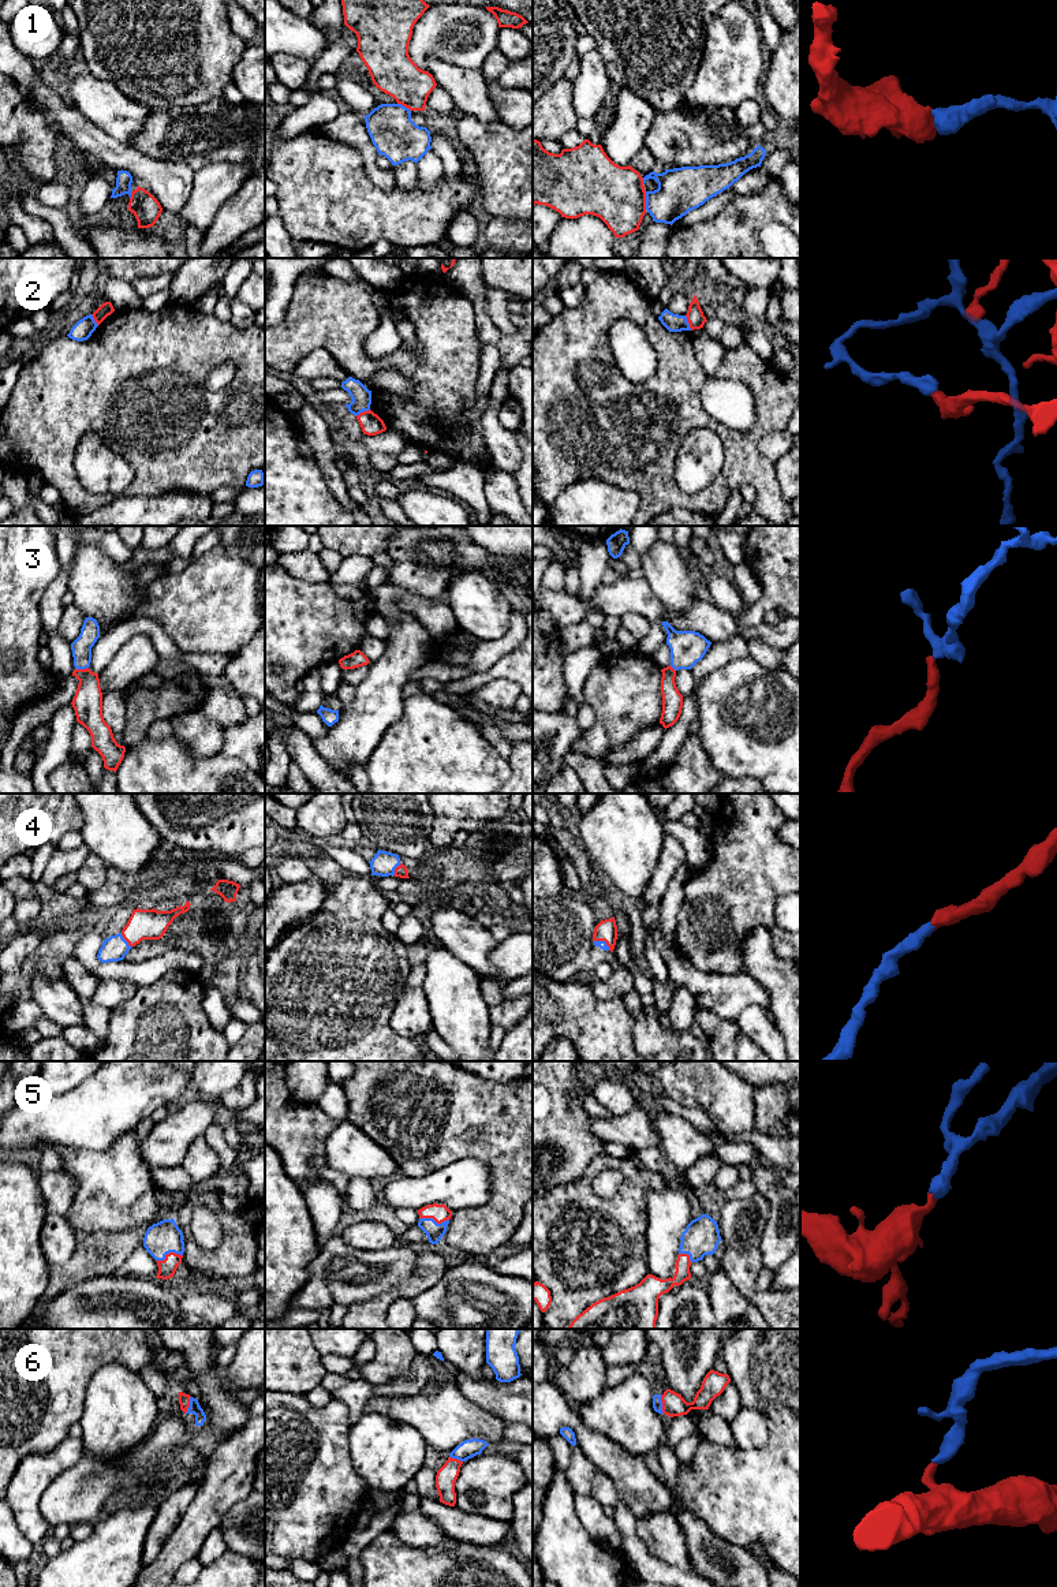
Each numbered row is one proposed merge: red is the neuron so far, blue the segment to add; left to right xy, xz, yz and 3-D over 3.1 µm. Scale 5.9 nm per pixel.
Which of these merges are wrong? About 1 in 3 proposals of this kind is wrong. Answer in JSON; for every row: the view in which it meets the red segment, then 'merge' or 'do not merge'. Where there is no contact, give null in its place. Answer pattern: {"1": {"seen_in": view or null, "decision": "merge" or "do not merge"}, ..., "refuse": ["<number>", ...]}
{"1": {"seen_in": "yz", "decision": "merge"}, "2": {"seen_in": "yz", "decision": "do not merge"}, "3": {"seen_in": "xy", "decision": "merge"}, "4": {"seen_in": "xy", "decision": "merge"}, "5": {"seen_in": "xy", "decision": "merge"}, "6": {"seen_in": "yz", "decision": "merge"}, "refuse": ["2"]}

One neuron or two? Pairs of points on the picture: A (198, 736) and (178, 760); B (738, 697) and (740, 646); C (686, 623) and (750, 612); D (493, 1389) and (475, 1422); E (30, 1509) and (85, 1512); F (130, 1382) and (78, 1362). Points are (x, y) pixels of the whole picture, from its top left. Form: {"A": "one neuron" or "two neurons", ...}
{"A": "two neurons", "B": "two neurons", "C": "two neurons", "D": "two neurons", "E": "two neurons", "F": "two neurons"}

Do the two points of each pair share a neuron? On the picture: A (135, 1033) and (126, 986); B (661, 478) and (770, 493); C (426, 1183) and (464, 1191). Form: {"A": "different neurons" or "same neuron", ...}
{"A": "different neurons", "B": "same neuron", "C": "same neuron"}

